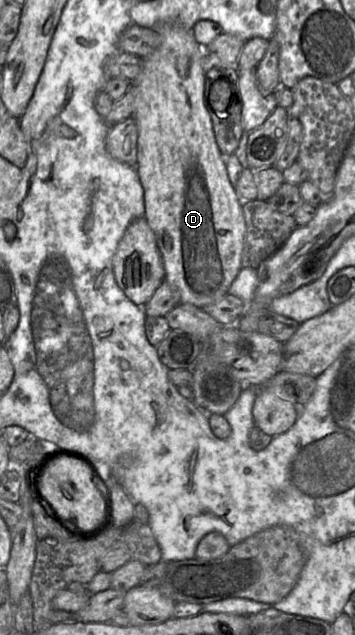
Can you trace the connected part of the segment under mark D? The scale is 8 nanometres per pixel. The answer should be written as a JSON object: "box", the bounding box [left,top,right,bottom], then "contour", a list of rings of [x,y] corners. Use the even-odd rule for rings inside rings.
{"box":[128,24,246,309],"contour":[[[180,24],[160,26],[158,33],[160,45],[142,58],[142,69],[128,89],[134,96],[132,117],[138,127],[136,171],[144,190],[143,217],[156,236],[165,281],[178,290],[180,304],[204,309],[228,294],[242,269],[246,224],[242,202],[228,178],[225,157],[218,148],[212,121],[204,105],[205,50],[195,40],[192,29]]]}

